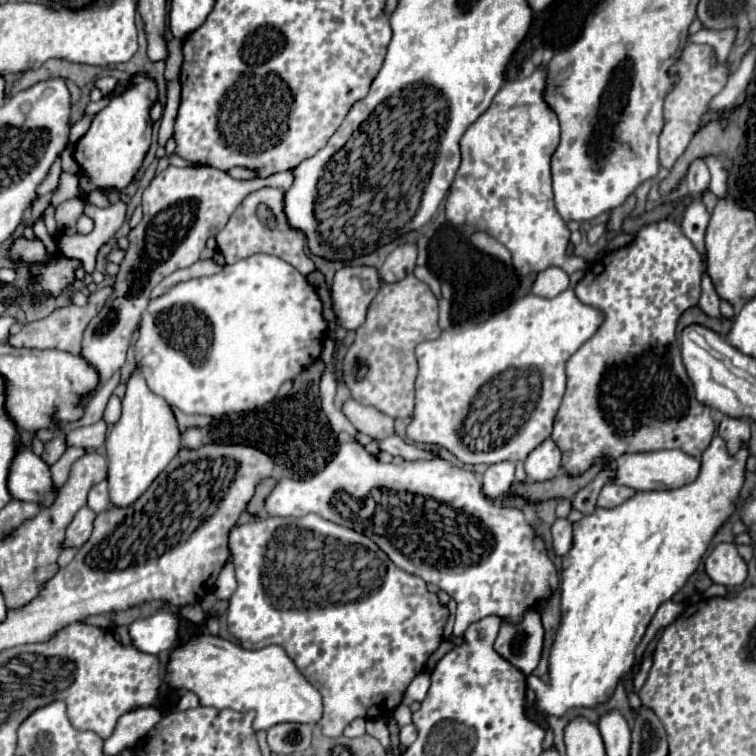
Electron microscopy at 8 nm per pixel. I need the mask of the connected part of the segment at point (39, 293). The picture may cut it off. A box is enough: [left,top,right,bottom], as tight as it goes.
[7,238,81,298]

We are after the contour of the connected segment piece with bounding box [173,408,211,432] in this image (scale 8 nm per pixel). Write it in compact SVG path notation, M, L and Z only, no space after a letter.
M173 410L175 416L177 416L177 424L179 424L179 430L187 430L191 426L207 426L211 424L211 418L209 416L189 416L189 414L183 414L181 410Z

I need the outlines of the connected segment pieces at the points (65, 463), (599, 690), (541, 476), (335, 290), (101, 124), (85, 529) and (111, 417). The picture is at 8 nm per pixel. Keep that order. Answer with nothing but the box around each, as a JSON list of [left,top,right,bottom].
[[51,446,85,488],[527,436,751,716],[525,438,561,482],[331,266,383,330],[73,74,157,194],[61,506,95,550],[103,396,121,424]]

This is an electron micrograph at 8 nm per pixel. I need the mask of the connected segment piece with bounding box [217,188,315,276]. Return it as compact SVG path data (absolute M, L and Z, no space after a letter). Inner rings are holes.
M261 188L261 190L255 190L251 192L241 204L239 208L233 212L233 216L229 218L227 226L217 234L217 248L219 252L225 256L225 262L227 264L233 264L233 262L239 262L243 258L249 258L253 254L271 254L271 256L279 256L283 258L285 262L293 264L301 274L309 274L315 270L315 264L313 260L305 254L305 234L301 230L295 230L289 226L287 222L287 216L283 212L283 198L285 198L285 190L281 188ZM259 204L265 204L271 208L271 212L275 214L277 218L277 226L271 230L267 228L259 218L257 218L257 206Z

